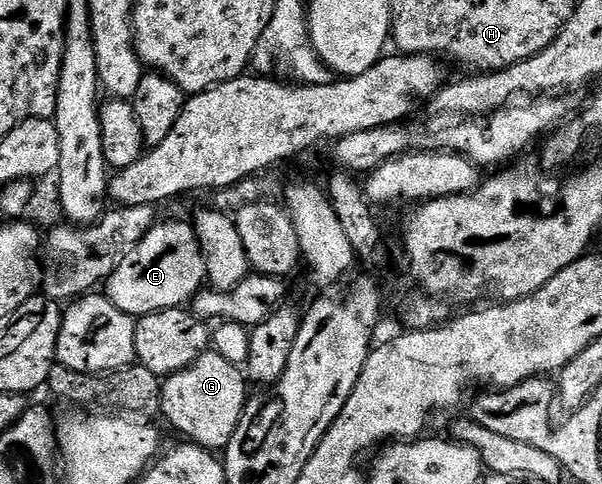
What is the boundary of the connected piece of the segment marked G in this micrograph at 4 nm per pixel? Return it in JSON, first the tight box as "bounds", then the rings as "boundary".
{"bounds":[160,348,248,452],"boundary":[[[213,348],[207,349],[205,354],[200,355],[192,364],[188,364],[180,372],[165,375],[162,382],[162,404],[160,407],[161,417],[166,417],[166,422],[174,430],[183,434],[183,439],[189,440],[195,446],[211,452],[225,451],[230,442],[232,432],[240,424],[242,409],[248,401],[248,379],[237,365],[230,363],[224,356],[217,353]]]}

